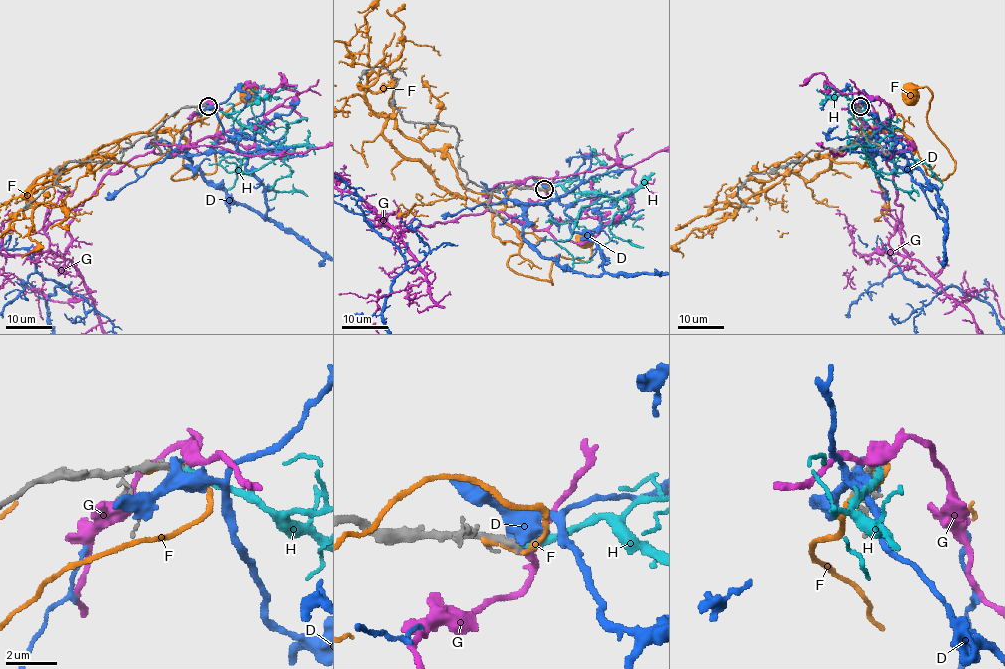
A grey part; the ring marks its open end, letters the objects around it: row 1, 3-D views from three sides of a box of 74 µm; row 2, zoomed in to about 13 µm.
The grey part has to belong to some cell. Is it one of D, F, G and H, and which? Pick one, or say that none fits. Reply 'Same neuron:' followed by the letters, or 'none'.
Same neuron: H

